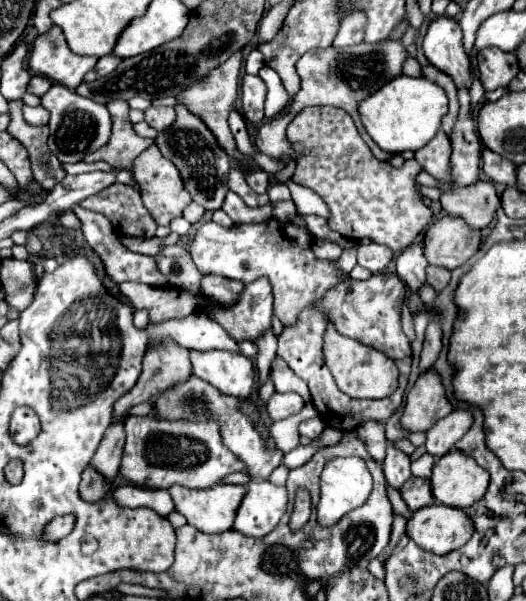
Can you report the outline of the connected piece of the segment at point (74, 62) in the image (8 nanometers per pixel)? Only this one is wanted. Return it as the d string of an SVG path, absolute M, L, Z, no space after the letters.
M58 26L40 34L32 42L28 66L34 74L42 74L52 82L64 84L74 90L86 76L88 70L96 66L96 56L78 56L74 54L64 38L64 32Z

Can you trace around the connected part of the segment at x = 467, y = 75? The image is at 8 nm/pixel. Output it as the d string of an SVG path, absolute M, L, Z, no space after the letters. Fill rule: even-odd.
M446 14L436 16L432 20L432 24L428 26L422 48L432 66L450 74L454 78L456 86L460 86L460 82L464 82L464 86L470 88L474 74L472 74L472 64L462 48L458 20L446 16Z

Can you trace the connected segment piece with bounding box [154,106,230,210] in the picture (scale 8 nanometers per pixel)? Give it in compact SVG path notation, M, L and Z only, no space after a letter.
M176 106L176 114L178 116L172 128L168 128L166 132L160 132L154 142L160 144L160 148L164 150L164 156L176 164L176 168L184 178L184 184L188 186L188 190L192 190L194 202L198 202L206 210L218 210L222 208L224 196L228 192L228 186L226 186L228 168L230 168L228 156L224 156L214 134L208 130L208 126L204 126L204 122L200 122L200 118L196 118L194 114L188 114L188 110L184 110L182 106Z

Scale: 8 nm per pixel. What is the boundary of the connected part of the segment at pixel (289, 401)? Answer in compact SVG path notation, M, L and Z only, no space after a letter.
M274 392L266 402L266 412L272 422L282 420L290 414L296 414L304 406L304 400L298 394L278 394Z

